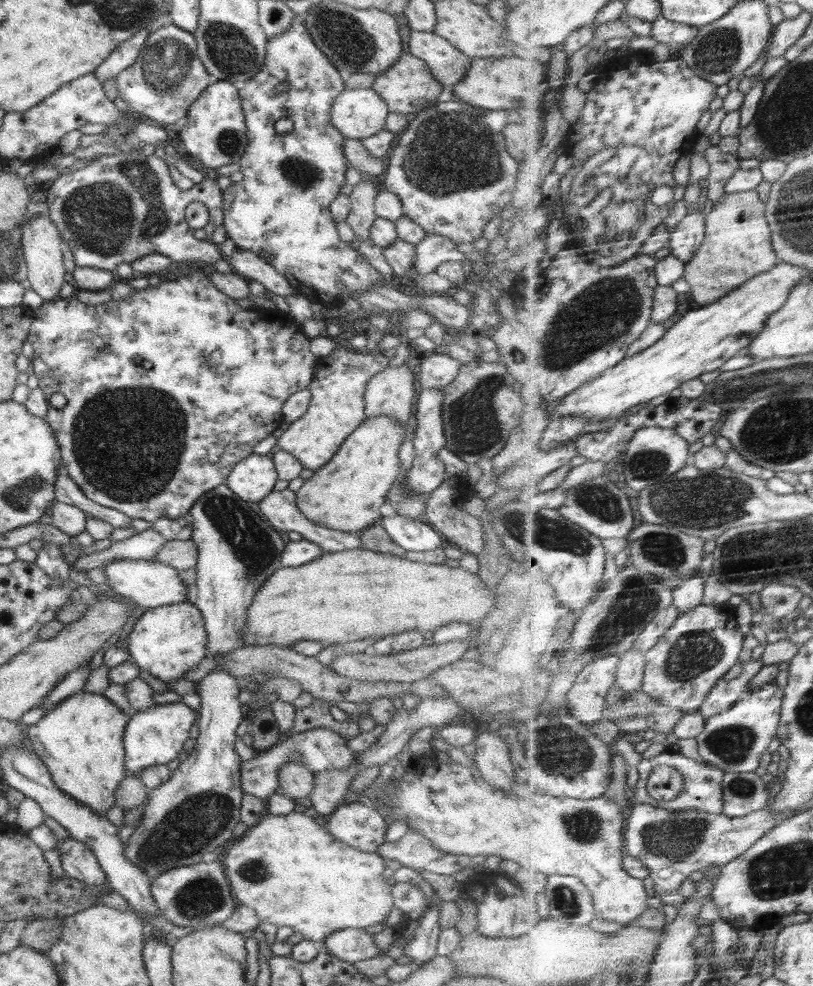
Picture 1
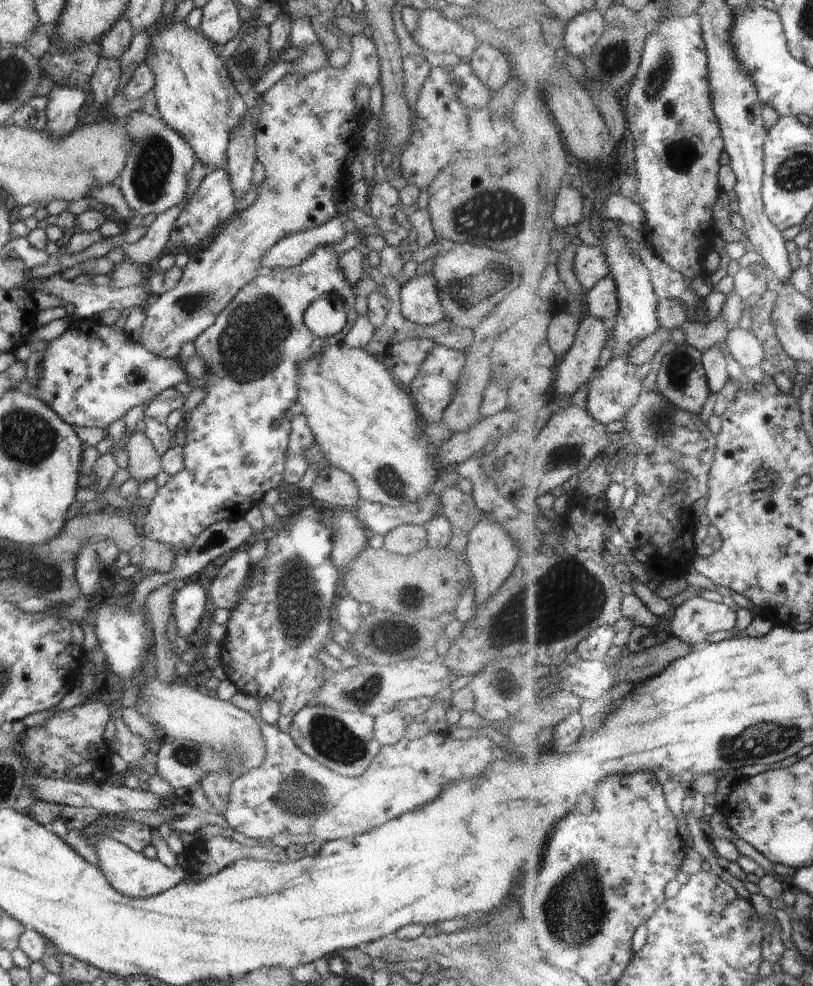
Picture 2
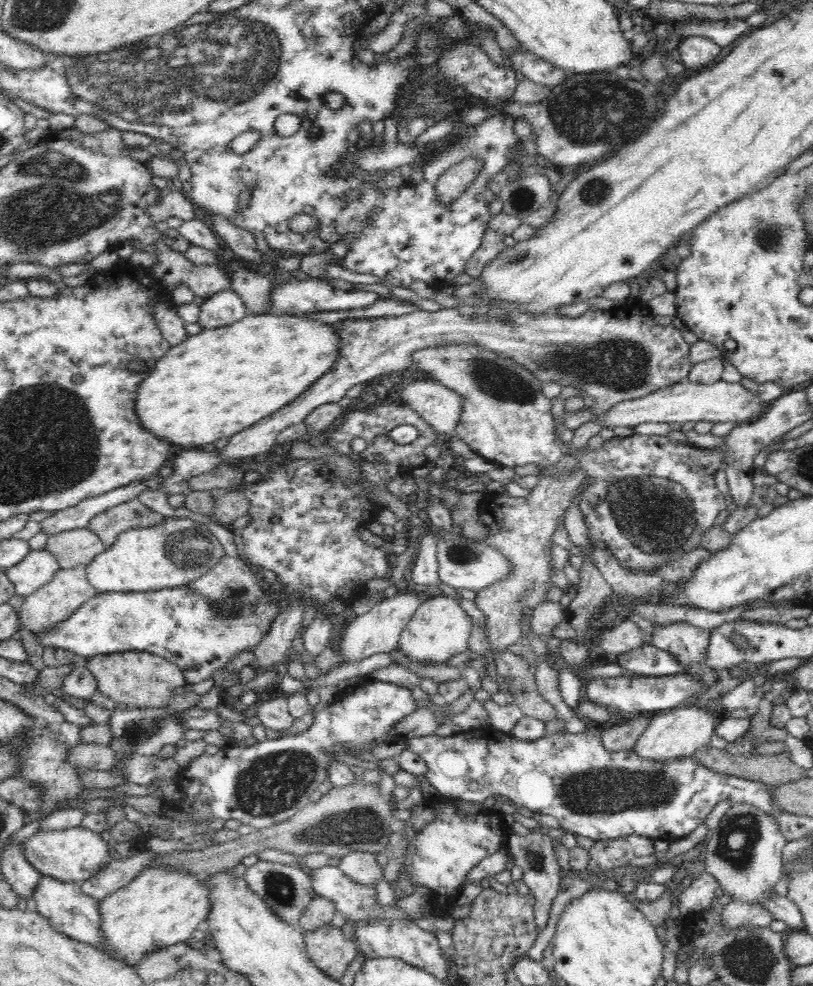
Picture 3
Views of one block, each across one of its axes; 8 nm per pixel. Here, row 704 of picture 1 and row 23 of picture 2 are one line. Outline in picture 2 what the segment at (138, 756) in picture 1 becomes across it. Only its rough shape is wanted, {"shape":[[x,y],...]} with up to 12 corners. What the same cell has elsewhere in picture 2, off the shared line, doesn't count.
{"shape":[[161,16],[145,63],[161,117],[226,169],[248,110],[210,40]]}

